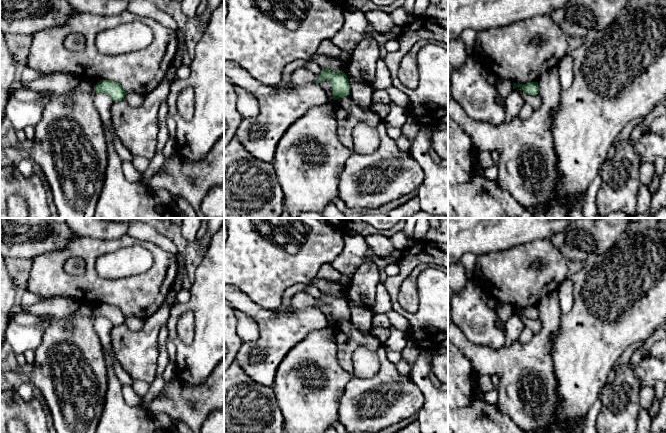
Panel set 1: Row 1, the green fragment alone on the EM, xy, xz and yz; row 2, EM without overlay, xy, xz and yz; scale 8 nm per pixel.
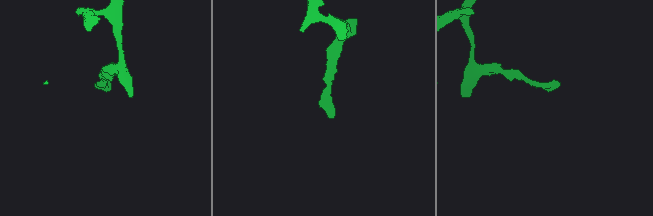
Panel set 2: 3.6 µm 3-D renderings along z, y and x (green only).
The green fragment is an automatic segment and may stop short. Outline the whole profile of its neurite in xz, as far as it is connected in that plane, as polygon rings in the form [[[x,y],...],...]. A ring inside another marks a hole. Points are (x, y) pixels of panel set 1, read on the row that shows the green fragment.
[[[322,69],[320,75],[316,78],[316,83],[318,84],[322,80],[327,80],[330,82],[334,100],[338,100],[340,97],[350,95],[349,80],[346,74],[342,71]]]

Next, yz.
[[[530,82],[527,84],[513,83],[513,89],[515,89],[516,87],[520,87],[525,93],[527,93],[529,95],[537,95],[539,93],[538,82]]]

